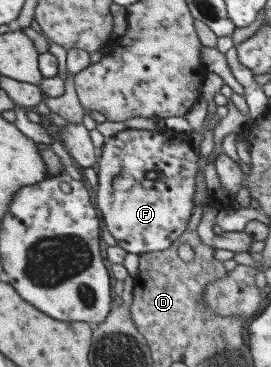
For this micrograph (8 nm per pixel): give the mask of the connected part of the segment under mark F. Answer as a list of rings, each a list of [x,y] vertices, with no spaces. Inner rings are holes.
[[[126,128],[117,134],[104,139],[101,147],[101,155],[96,160],[97,190],[95,191],[95,207],[101,213],[103,225],[115,239],[117,245],[127,254],[139,254],[161,251],[176,240],[187,227],[187,221],[193,211],[193,193],[195,193],[195,172],[197,169],[197,158],[189,143],[189,139],[180,142],[173,139],[169,129],[163,135],[160,132]],[[149,171],[160,175],[151,179],[147,176]]]

